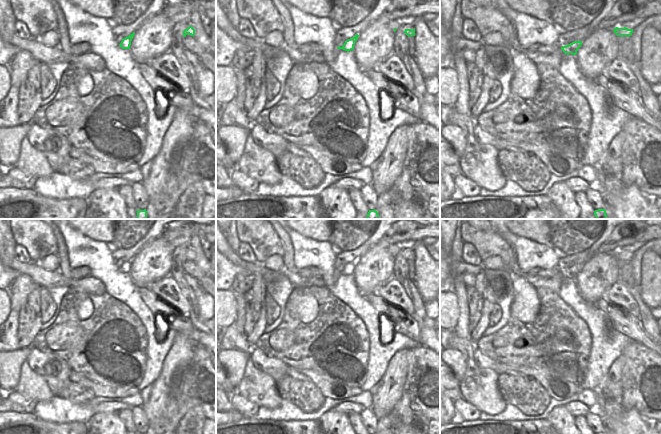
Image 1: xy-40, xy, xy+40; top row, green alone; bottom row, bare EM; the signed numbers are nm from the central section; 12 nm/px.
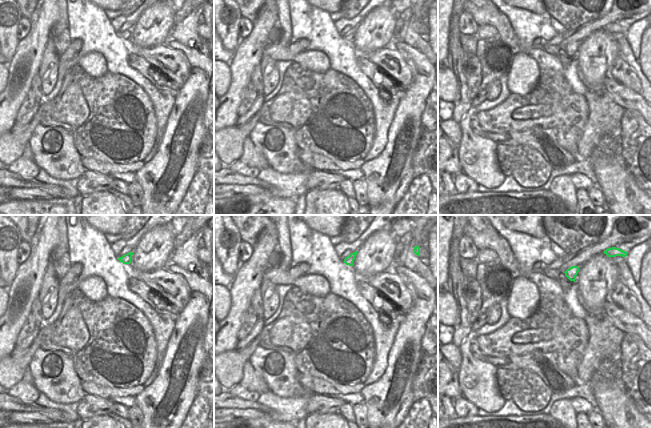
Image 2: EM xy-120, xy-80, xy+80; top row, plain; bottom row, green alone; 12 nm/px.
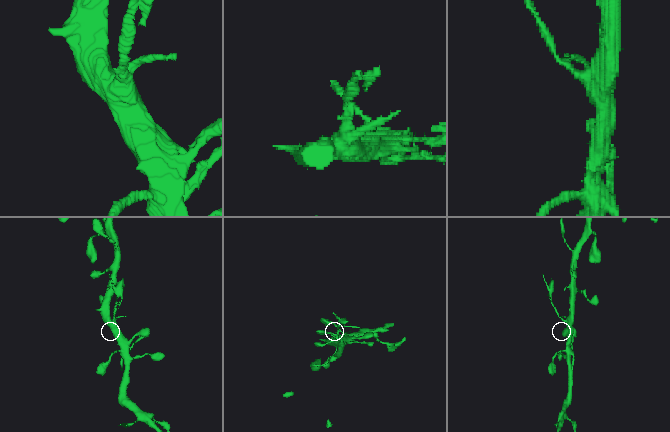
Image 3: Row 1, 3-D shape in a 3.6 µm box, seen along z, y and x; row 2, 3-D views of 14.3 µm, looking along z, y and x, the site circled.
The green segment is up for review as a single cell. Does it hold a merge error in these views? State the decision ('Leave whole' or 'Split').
Split

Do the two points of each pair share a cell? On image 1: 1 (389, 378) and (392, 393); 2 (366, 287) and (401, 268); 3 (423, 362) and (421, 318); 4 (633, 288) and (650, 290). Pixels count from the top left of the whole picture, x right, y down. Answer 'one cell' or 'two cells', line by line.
1: one cell
2: two cells
3: two cells
4: two cells

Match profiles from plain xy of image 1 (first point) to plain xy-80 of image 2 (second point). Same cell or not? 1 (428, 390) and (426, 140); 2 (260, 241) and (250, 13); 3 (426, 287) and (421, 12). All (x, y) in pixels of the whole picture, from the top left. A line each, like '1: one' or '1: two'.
1: one
2: one
3: one

